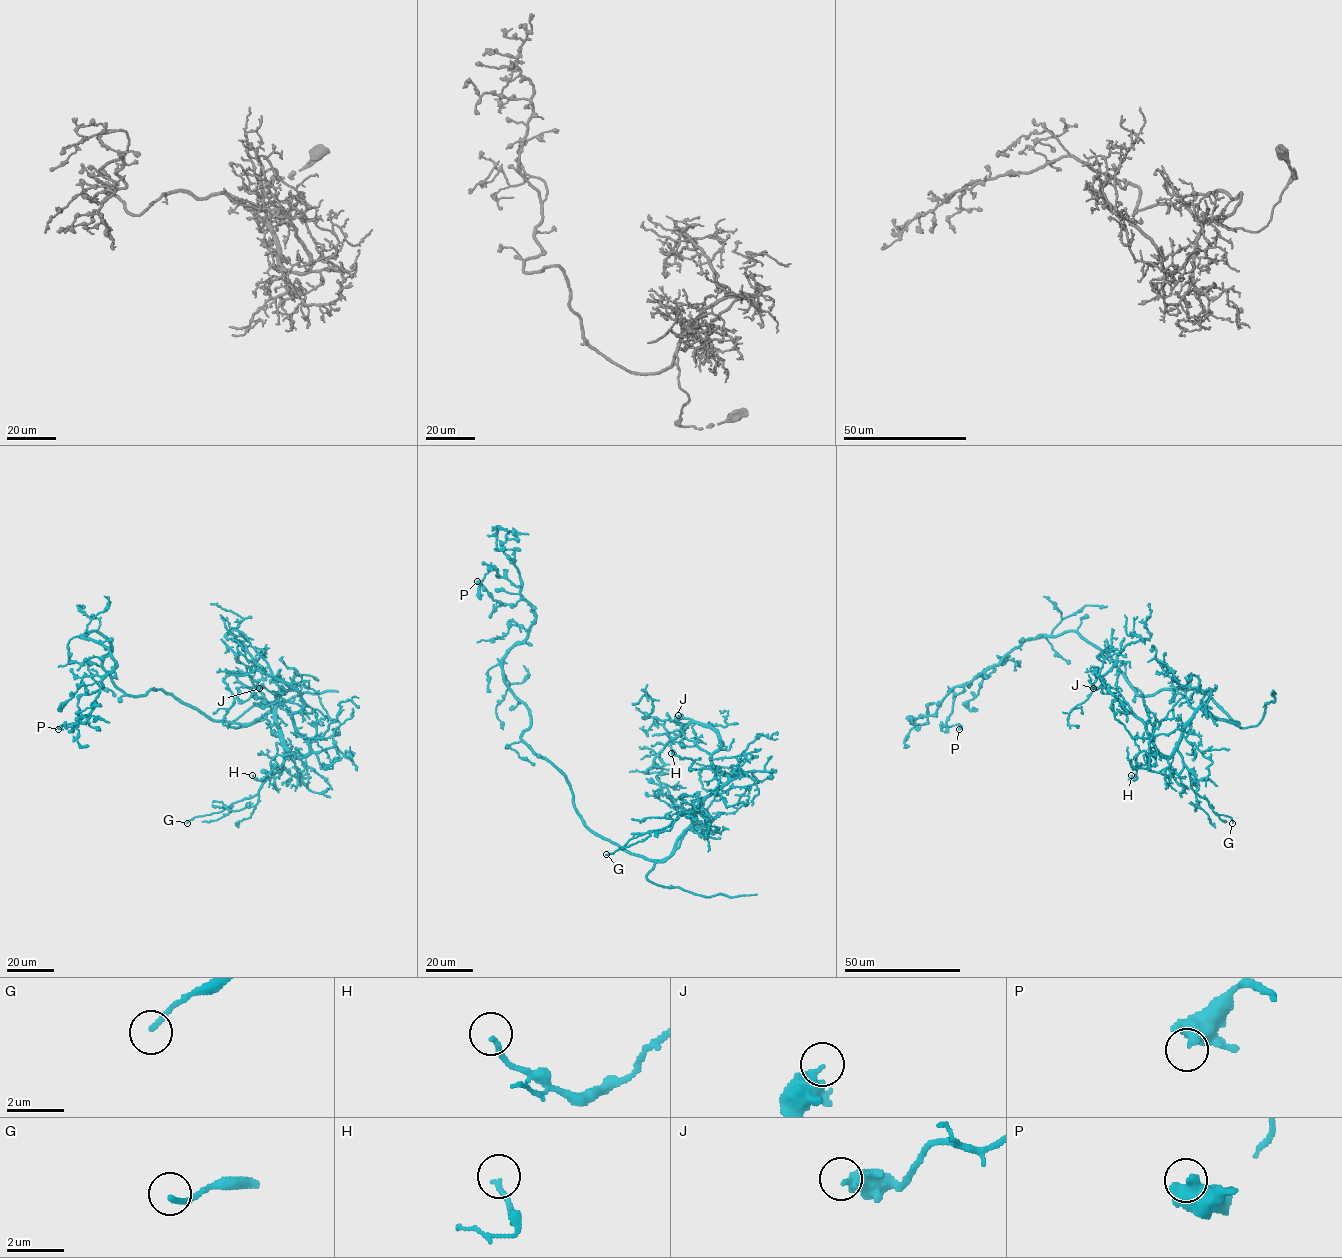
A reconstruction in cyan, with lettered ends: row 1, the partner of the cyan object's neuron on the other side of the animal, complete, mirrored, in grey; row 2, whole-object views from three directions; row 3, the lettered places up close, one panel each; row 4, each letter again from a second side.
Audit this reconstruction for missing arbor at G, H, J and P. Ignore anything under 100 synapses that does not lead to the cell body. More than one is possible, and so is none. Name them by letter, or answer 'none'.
none

